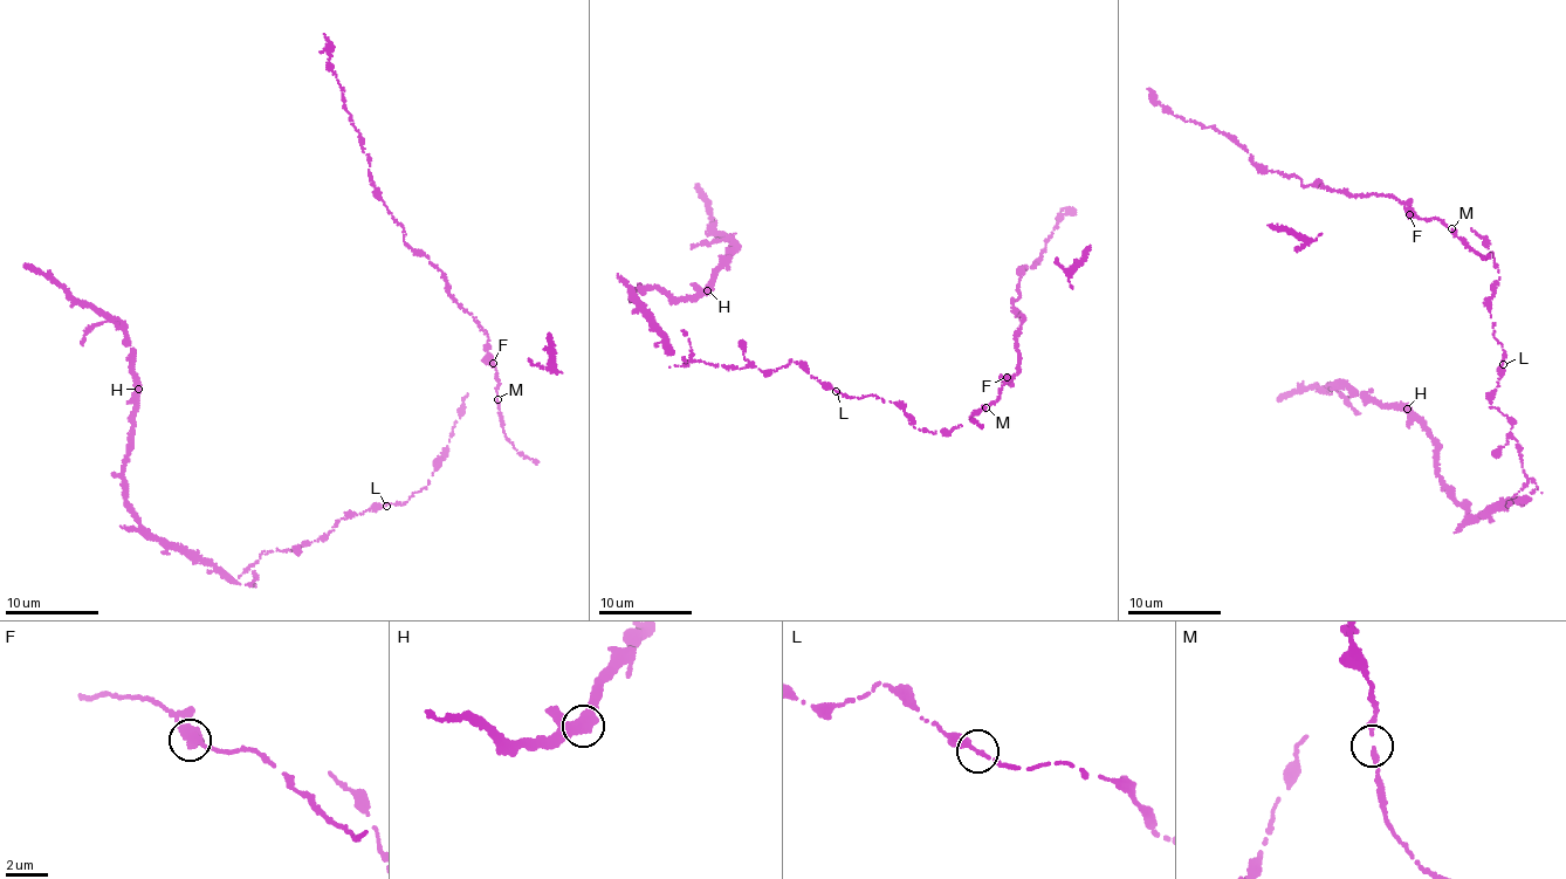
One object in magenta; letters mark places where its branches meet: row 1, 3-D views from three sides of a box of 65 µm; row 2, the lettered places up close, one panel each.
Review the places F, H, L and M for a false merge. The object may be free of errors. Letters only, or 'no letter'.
no letter

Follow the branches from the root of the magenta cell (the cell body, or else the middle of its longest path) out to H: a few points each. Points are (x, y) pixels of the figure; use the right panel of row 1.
H: (1503, 362), (1490, 404), (1511, 421), (1537, 489), (1531, 499), (1468, 515), (1439, 474), (1430, 430), (1406, 407)

